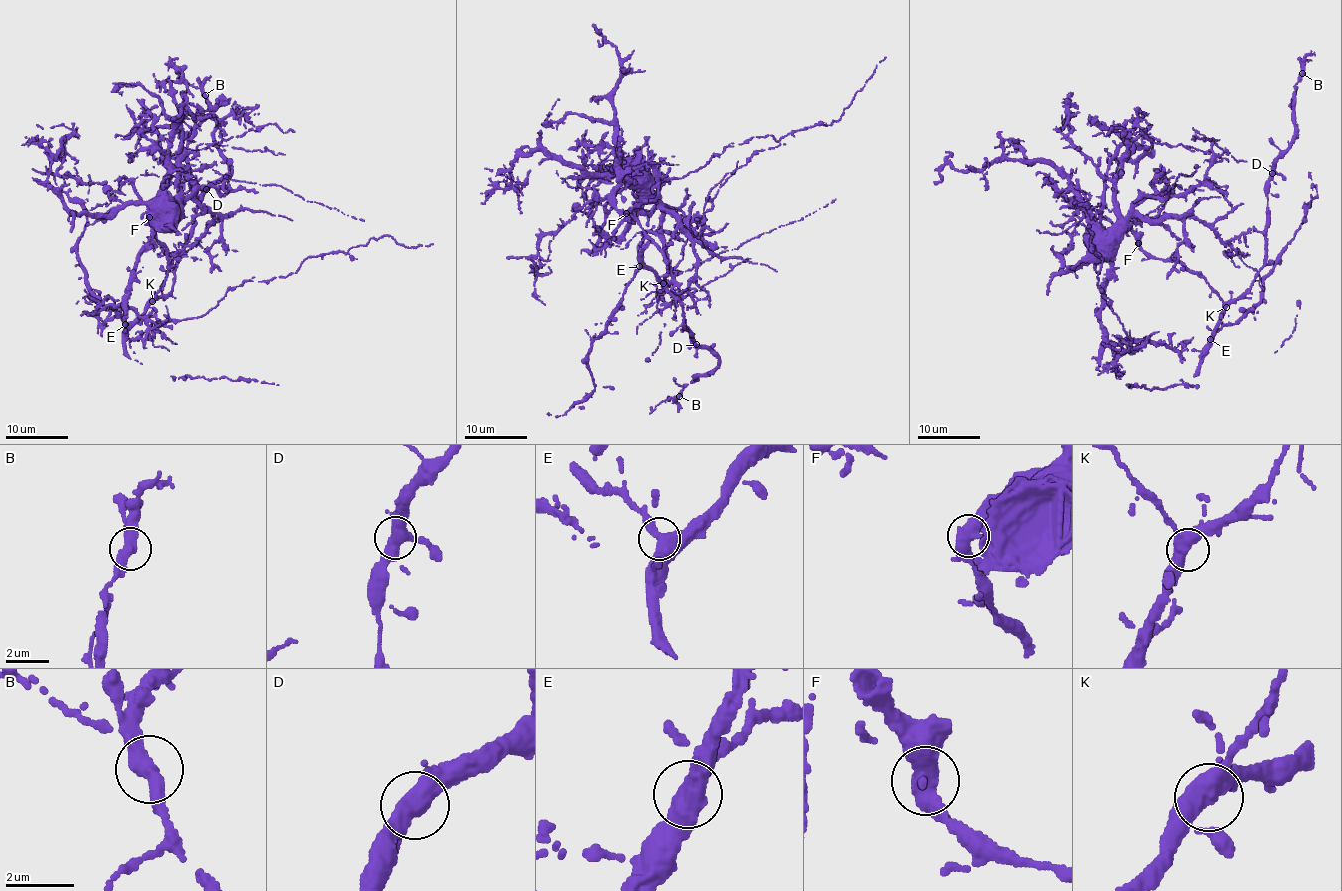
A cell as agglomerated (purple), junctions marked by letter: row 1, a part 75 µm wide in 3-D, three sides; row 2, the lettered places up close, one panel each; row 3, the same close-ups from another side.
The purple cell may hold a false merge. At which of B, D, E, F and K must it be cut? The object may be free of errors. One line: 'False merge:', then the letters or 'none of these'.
False merge: F

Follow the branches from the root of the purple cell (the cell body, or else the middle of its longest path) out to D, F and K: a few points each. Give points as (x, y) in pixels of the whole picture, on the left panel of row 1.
D: (169, 202), (150, 216), (169, 260), (159, 298), (172, 288), (177, 255), (190, 232), (198, 197), (206, 189)
F: (169, 202), (163, 204), (149, 218)
K: (169, 202), (150, 216), (149, 223), (157, 243), (162, 244), (169, 260), (165, 285), (152, 301)

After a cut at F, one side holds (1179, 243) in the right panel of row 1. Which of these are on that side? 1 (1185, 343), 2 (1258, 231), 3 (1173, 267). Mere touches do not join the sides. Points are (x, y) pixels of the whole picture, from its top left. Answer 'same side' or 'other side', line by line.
1: same side
2: other side
3: same side

